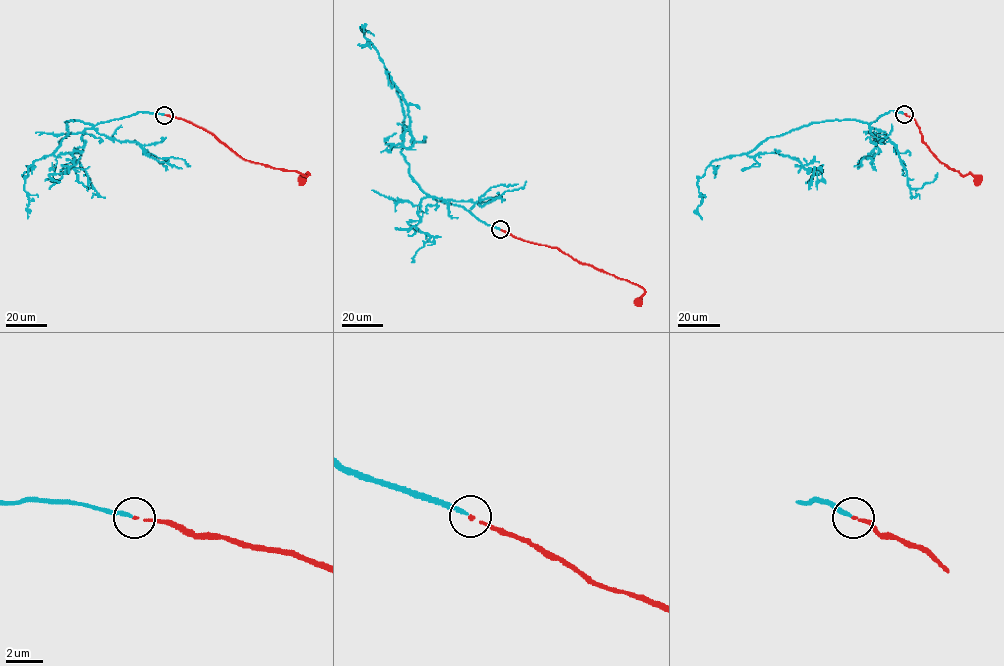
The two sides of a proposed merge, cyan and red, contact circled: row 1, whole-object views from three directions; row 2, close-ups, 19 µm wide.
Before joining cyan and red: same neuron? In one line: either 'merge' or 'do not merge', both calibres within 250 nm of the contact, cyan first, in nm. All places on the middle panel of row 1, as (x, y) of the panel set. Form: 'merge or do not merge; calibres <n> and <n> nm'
merge; calibres 180 and 130 nm

